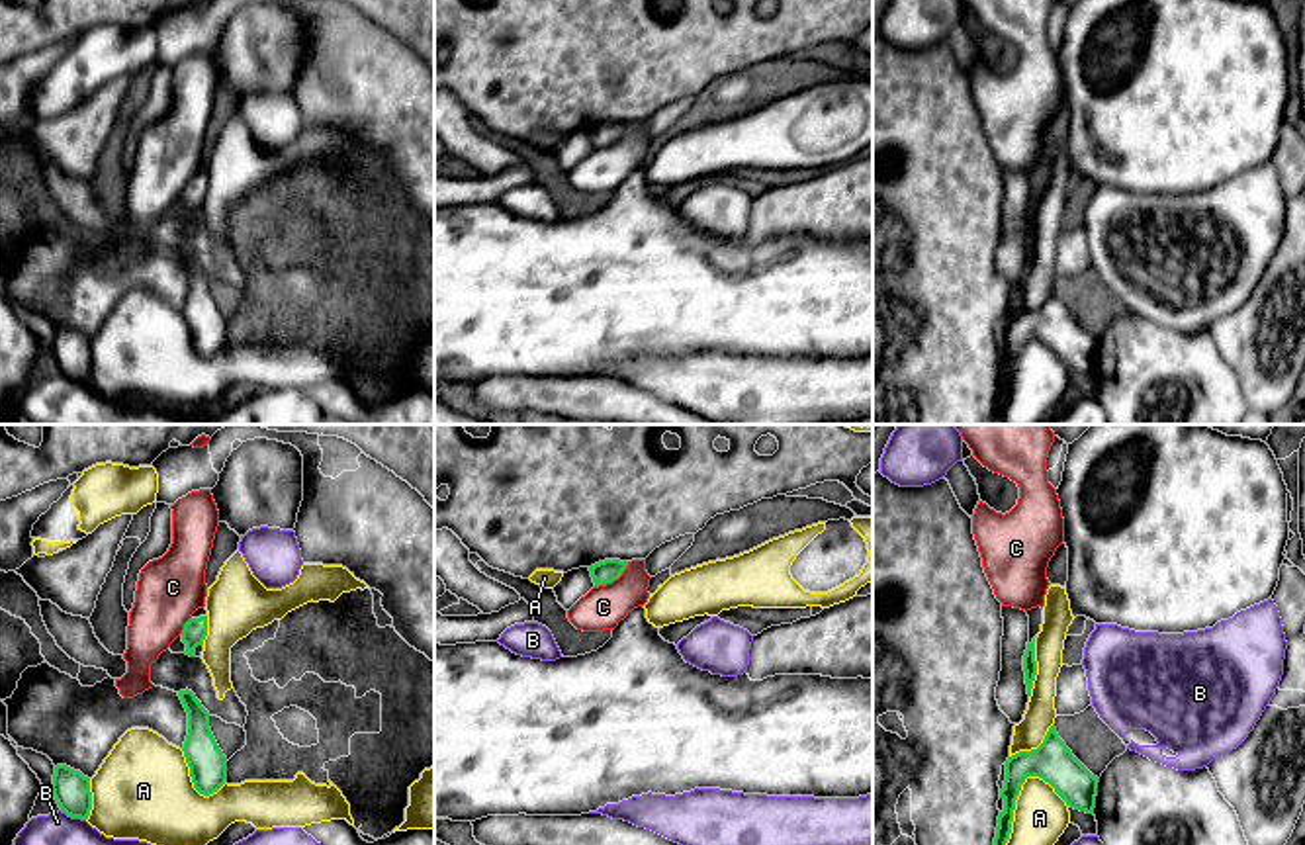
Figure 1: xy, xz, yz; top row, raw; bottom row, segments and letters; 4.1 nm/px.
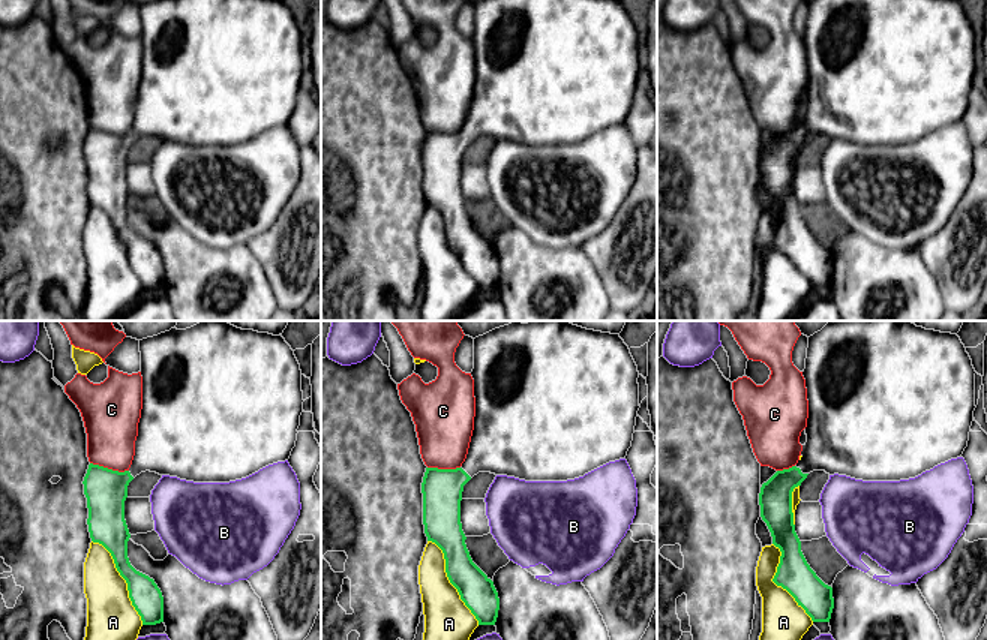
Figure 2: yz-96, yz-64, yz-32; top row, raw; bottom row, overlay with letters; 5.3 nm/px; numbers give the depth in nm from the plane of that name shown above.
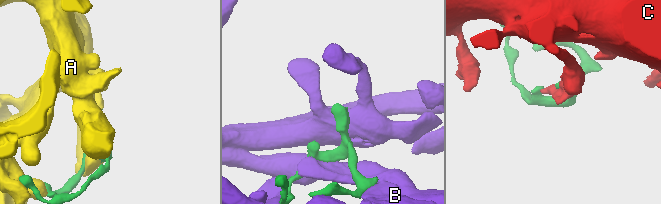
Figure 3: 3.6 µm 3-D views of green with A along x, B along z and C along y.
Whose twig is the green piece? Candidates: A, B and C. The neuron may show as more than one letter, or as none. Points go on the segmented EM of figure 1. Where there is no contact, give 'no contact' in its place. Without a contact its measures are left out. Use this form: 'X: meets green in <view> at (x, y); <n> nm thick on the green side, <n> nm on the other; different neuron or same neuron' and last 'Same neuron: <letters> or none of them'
A: meets green in yz at (1014, 804); 170 nm thick on the green side, 220 nm on the other; different neuron
B: meets green in xy at (73, 816); 160 nm thick on the green side, 140 nm on the other; different neuron
C: meets green in xz at (613, 579); 100 nm thick on the green side, 180 nm on the other; different neuron
Same neuron: none of them

